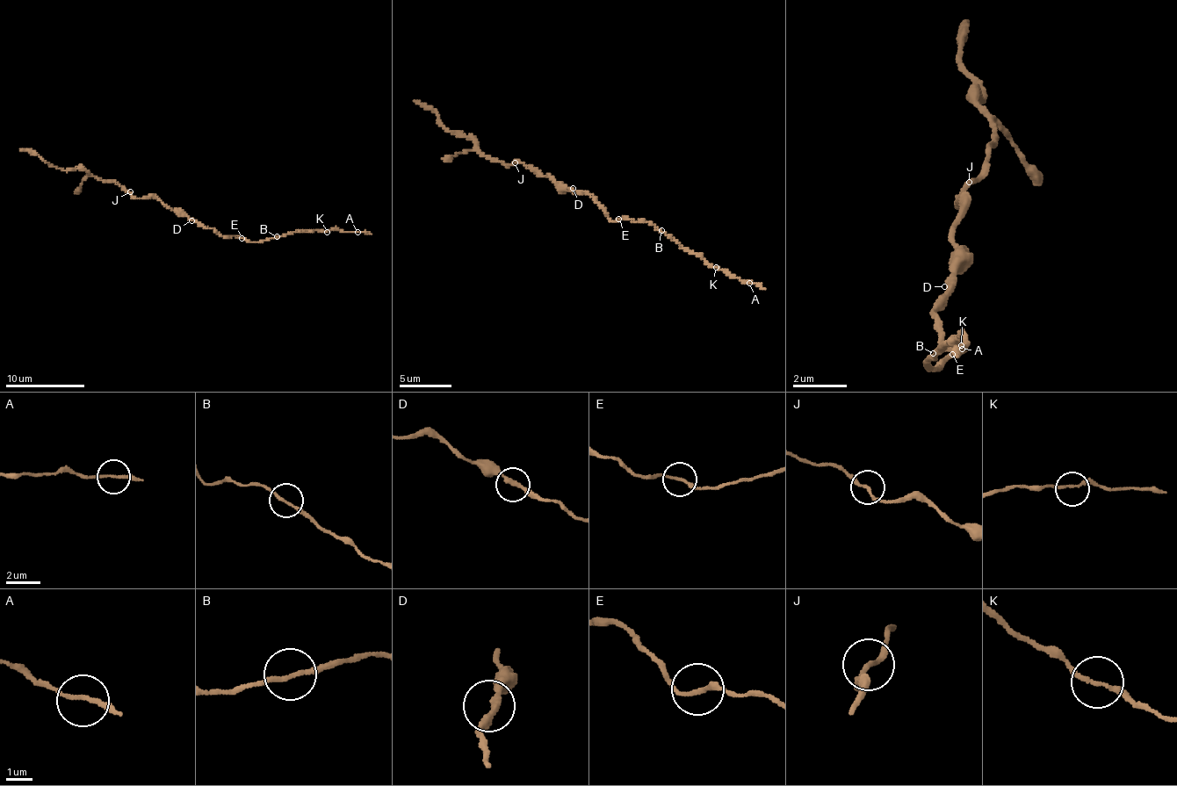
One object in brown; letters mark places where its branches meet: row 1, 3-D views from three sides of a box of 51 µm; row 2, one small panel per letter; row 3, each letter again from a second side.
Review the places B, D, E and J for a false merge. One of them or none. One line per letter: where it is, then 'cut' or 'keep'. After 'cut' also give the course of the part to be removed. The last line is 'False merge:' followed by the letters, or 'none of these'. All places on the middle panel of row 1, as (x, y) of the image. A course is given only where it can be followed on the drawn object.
B: (661, 230) | keep
D: (573, 188) | keep
E: (618, 219) | keep
J: (515, 162) | keep
False merge: none of these

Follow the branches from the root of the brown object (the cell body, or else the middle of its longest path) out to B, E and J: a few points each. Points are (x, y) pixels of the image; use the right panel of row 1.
B: (953, 286), (945, 287), (930, 316), (944, 344), (963, 346), (966, 353), (929, 370), (921, 364), (932, 351)
E: (953, 286), (945, 287), (932, 308), (935, 315), (930, 316), (944, 344), (963, 346), (966, 353), (952, 354)
J: (953, 286), (958, 272), (969, 271), (953, 235), (963, 214), (959, 206), (964, 206), (956, 205), (967, 183)

